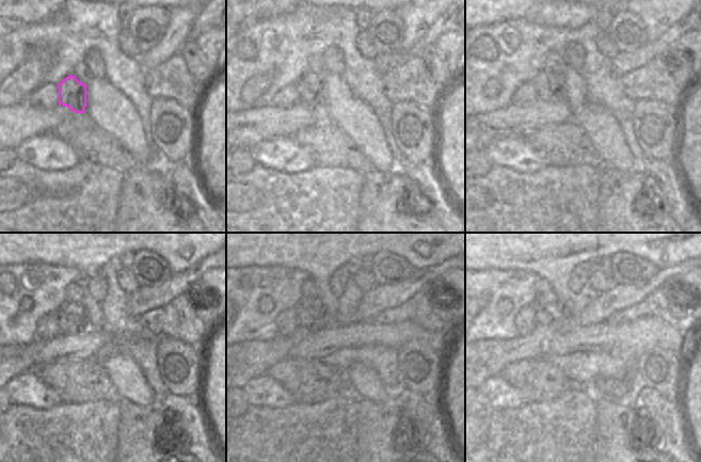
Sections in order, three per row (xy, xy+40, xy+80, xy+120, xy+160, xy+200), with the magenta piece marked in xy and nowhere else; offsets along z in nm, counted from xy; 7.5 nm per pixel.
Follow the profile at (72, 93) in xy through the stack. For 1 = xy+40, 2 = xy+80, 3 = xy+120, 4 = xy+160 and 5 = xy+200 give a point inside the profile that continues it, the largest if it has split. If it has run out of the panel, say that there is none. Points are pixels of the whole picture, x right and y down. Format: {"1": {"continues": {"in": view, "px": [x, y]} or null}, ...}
{"1": {"continues": {"in": "xy+40", "px": [312, 90]}}, "2": {"continues": {"in": "xy+80", "px": [550, 86]}}, "3": {"continues": {"in": "xy+120", "px": [72, 318]}}, "4": {"continues": {"in": "xy+160", "px": [312, 315]}}, "5": {"continues": {"in": "xy+200", "px": [550, 307]}}}

